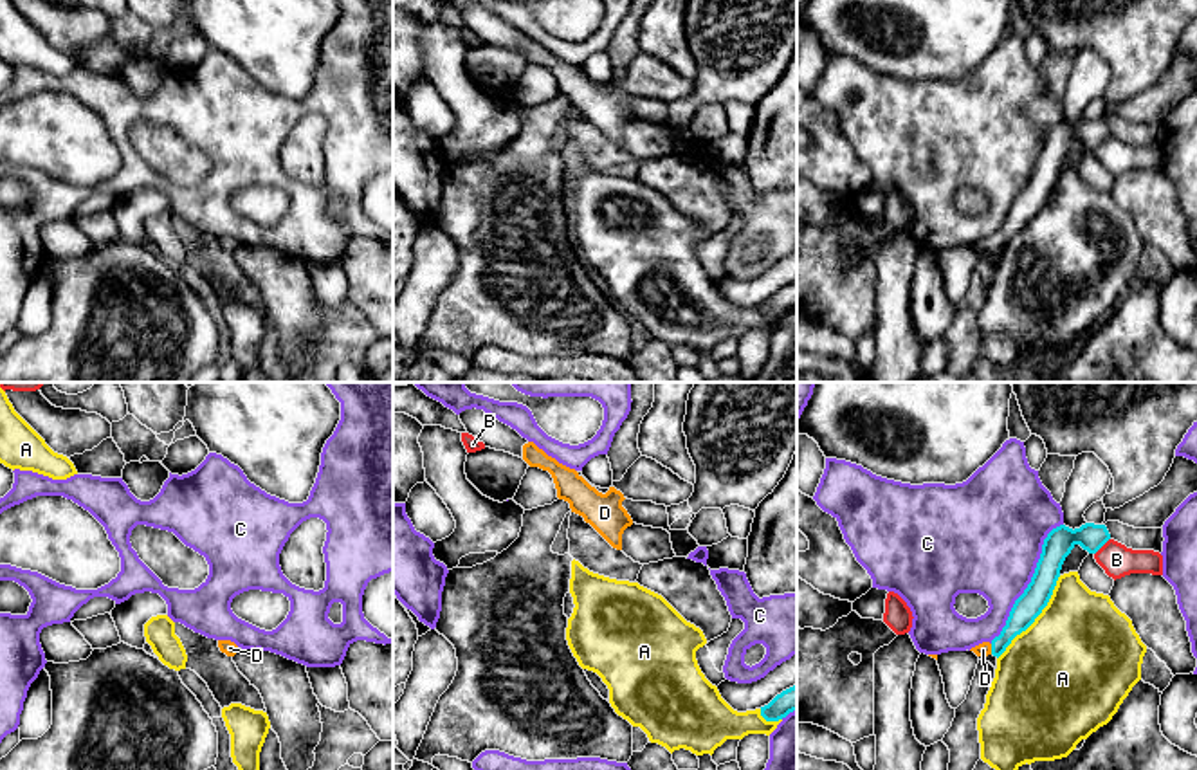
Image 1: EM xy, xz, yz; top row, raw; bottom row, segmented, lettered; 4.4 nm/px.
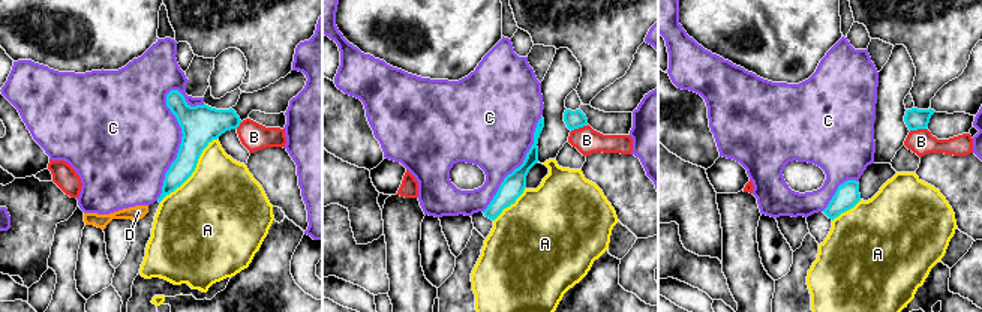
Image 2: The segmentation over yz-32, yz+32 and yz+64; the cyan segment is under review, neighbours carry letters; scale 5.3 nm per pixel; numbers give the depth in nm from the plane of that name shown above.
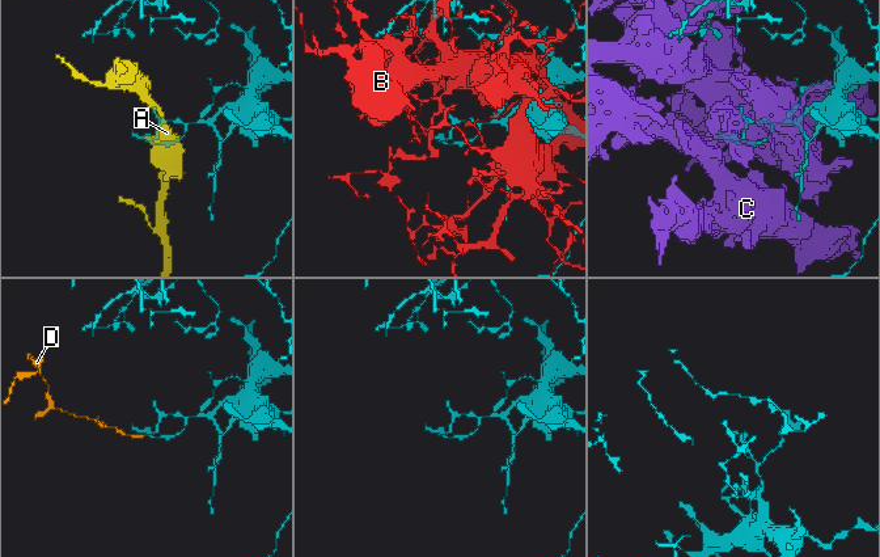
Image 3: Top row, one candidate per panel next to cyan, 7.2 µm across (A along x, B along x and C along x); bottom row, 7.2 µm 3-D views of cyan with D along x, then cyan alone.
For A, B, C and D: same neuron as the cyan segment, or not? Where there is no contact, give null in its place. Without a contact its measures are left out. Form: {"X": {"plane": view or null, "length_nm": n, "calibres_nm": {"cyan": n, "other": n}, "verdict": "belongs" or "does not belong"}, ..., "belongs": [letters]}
{"A": {"plane": "yz", "length_nm": 480, "calibres_nm": {"cyan": 120, "other": 500}, "verdict": "does not belong"}, "B": {"plane": "yz", "length_nm": 100, "calibres_nm": {"cyan": 130, "other": 150}, "verdict": "does not belong"}, "C": {"plane": "yz", "length_nm": 650, "calibres_nm": {"cyan": 130, "other": 460}, "verdict": "does not belong"}, "D": {"plane": "yz", "length_nm": 50, "calibres_nm": {"cyan": 120, "other": 60}, "verdict": "belongs"}, "belongs": ["D"]}

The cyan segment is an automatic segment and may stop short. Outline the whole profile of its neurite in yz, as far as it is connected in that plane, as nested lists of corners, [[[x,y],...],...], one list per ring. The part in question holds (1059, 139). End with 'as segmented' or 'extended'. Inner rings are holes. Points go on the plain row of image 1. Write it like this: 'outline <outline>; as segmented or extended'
outline [[[1085,119],[1074,126],[1065,121],[1053,124],[1044,135],[1031,179],[1015,197],[1001,231],[991,238],[982,238],[972,243],[970,247],[977,252],[993,251],[999,254],[1011,236],[1026,227],[1047,202],[1060,173],[1062,160],[1071,146],[1080,141],[1089,150],[1096,150],[1109,135],[1110,130],[1105,121]]]; extended

